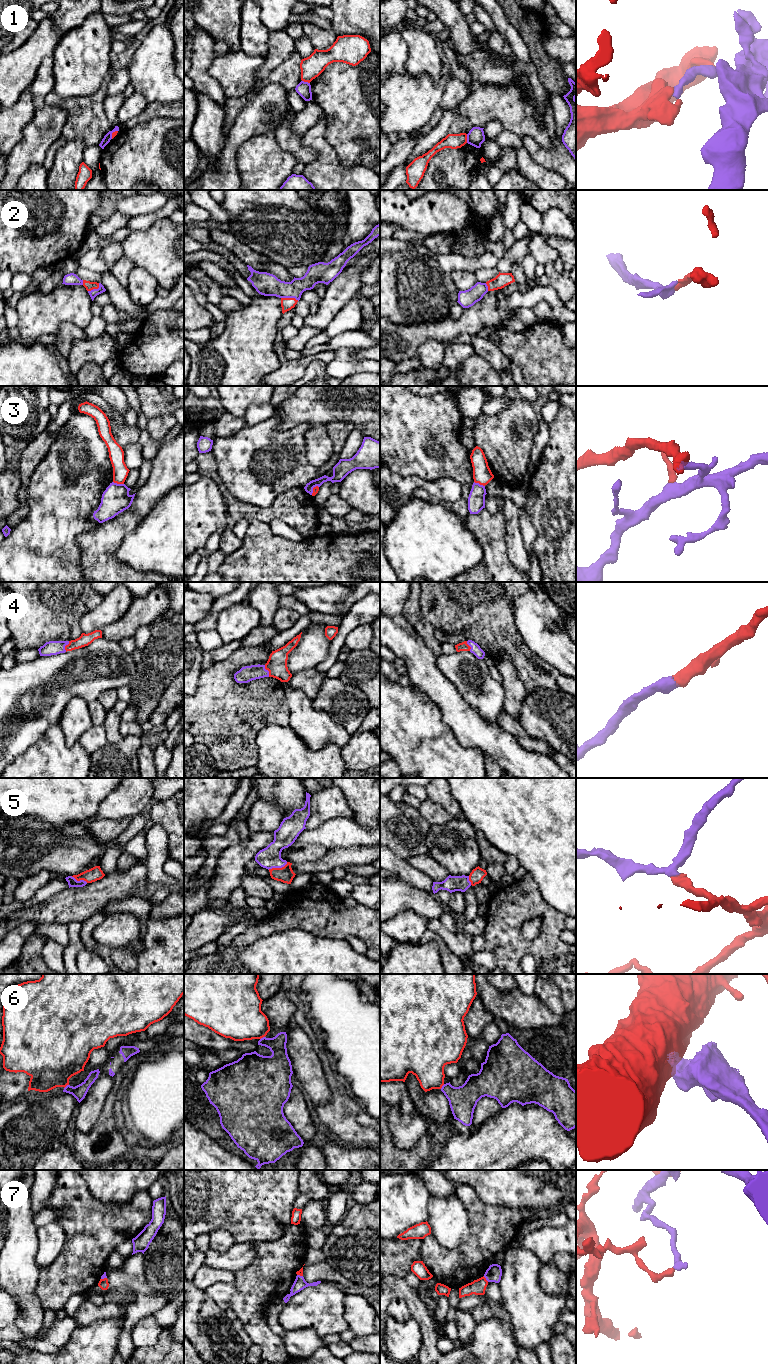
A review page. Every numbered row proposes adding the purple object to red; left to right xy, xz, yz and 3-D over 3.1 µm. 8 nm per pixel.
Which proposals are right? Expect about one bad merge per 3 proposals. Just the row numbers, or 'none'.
2, 4, 5

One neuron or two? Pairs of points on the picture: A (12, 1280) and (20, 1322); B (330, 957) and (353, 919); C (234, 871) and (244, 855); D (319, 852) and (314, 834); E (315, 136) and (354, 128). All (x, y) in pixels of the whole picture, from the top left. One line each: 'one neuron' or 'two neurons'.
A: one neuron
B: two neurons
C: one neuron
D: two neurons
E: two neurons

